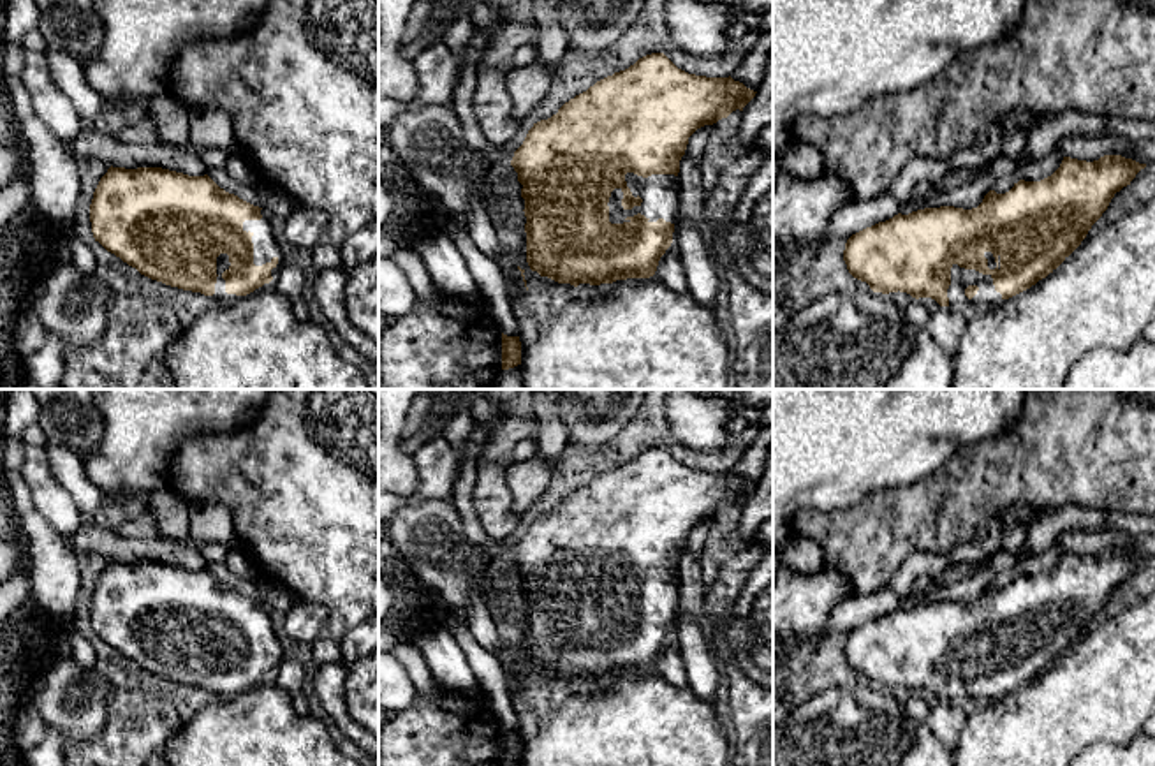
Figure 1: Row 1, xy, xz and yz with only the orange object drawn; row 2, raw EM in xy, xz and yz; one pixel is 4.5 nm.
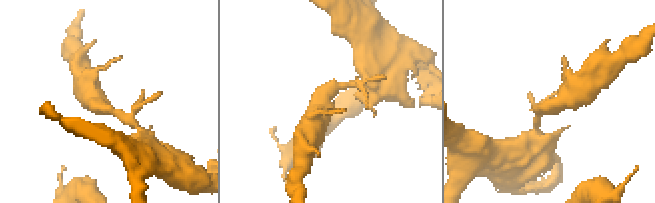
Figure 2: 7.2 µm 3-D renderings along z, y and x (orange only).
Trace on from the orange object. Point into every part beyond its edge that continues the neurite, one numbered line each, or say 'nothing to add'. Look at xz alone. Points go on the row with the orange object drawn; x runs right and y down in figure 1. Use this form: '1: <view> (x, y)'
1: xz (659, 192)

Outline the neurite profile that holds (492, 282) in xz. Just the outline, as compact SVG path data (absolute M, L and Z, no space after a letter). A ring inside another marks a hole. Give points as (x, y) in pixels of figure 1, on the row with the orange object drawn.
M449 225L447 236L463 255L486 301L488 315L498 324L504 335L519 336L519 322L512 312L509 284L504 271L477 248L467 227Z

